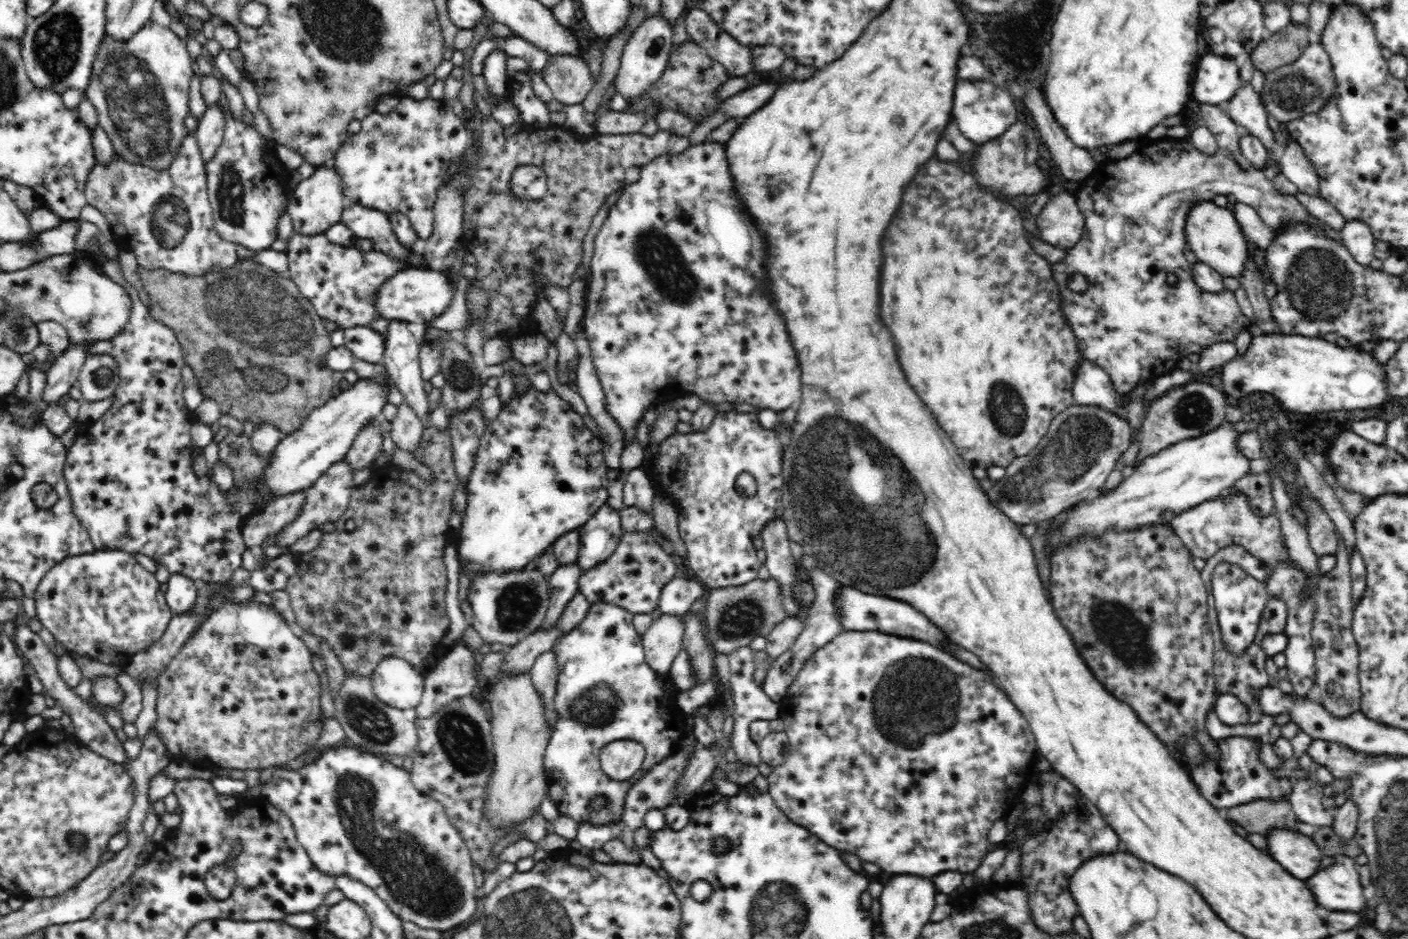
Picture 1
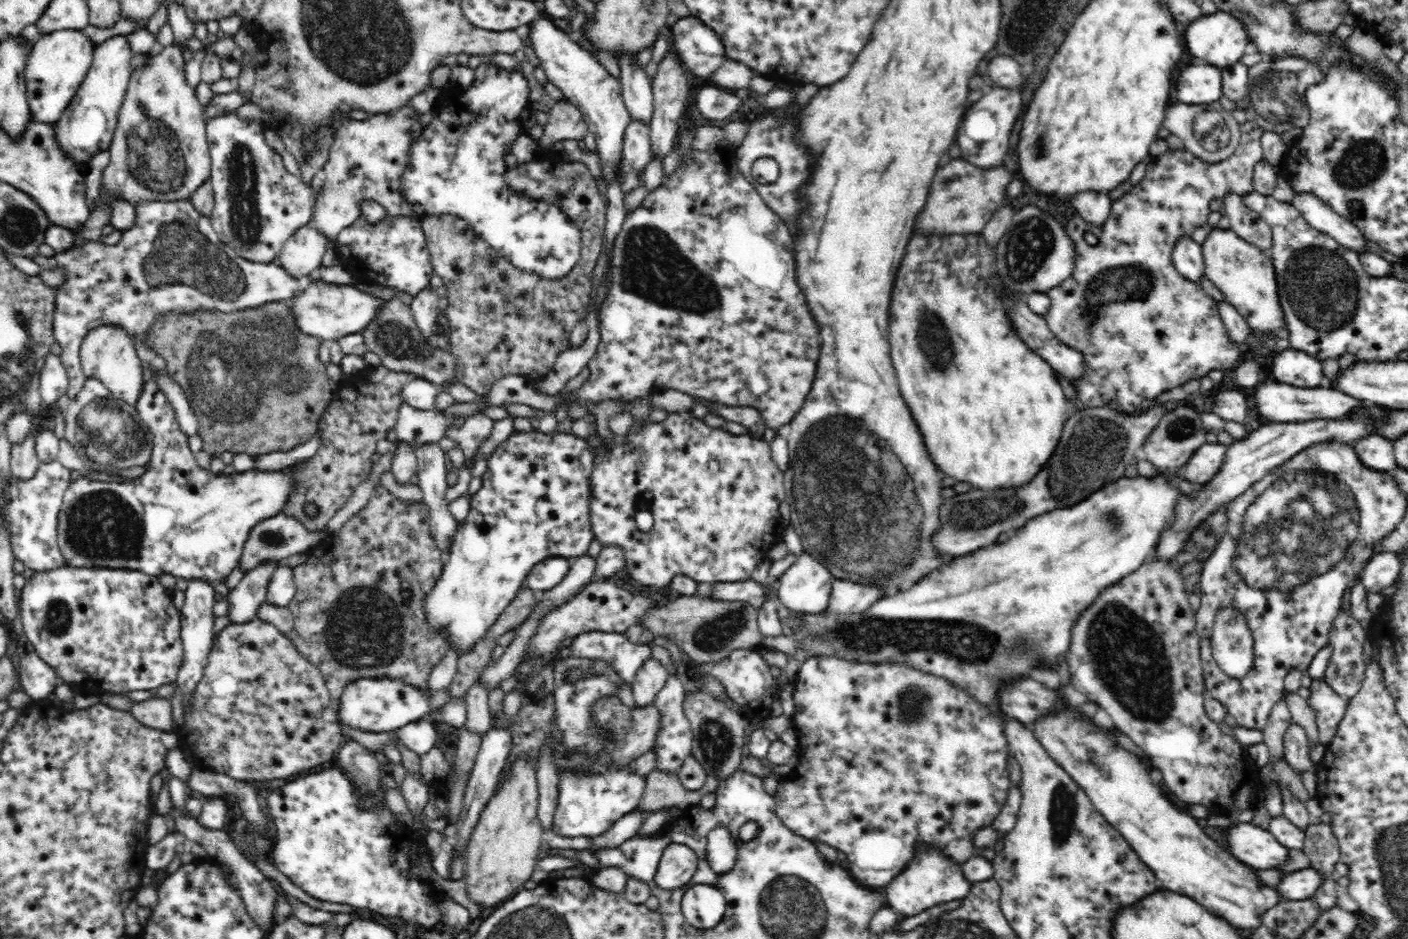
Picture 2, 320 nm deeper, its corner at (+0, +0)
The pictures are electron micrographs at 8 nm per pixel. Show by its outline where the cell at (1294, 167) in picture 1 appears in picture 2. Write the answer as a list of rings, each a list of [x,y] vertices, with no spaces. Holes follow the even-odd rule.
[[[1296,193],[1292,204],[1311,228],[1329,234],[1338,244],[1359,255],[1362,252],[1369,252],[1367,238],[1359,229],[1340,214],[1334,213],[1330,206],[1316,195]]]

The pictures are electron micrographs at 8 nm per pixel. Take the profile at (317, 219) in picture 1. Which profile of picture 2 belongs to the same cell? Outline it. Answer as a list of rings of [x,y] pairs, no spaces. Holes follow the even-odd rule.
[[[308,224],[284,242],[276,261],[290,276],[303,281],[312,270],[321,265],[326,246],[328,238]]]

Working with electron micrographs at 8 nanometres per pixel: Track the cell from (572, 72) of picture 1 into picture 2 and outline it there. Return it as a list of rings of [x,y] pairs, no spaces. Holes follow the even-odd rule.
[[[566,98],[556,102],[547,112],[548,121],[543,126],[543,135],[537,144],[546,151],[561,140],[583,140],[588,134],[588,125],[582,113]]]

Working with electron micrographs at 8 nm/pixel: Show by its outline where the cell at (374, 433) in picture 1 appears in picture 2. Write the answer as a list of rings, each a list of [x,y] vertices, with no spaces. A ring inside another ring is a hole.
[[[379,365],[364,368],[339,385],[338,393],[325,406],[323,421],[319,424],[322,430],[320,447],[316,454],[286,468],[293,474],[295,485],[282,507],[282,514],[299,520],[308,530],[326,528],[328,520],[354,494],[356,486],[370,476],[376,444],[378,440],[386,439],[387,433],[396,427],[402,388],[411,378],[409,373]],[[304,502],[314,502],[318,506],[318,516],[314,520],[306,518],[302,512]]]

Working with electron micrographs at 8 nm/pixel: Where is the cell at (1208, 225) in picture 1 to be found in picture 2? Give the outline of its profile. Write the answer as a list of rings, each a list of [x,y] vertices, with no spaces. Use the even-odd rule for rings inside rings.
[[[1217,229],[1202,244],[1205,276],[1224,294],[1247,322],[1251,332],[1267,335],[1286,330],[1286,319],[1280,305],[1276,271],[1267,252],[1240,238],[1231,229]]]

